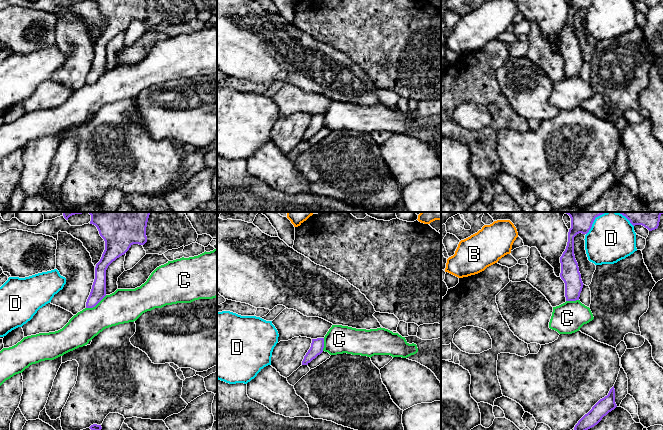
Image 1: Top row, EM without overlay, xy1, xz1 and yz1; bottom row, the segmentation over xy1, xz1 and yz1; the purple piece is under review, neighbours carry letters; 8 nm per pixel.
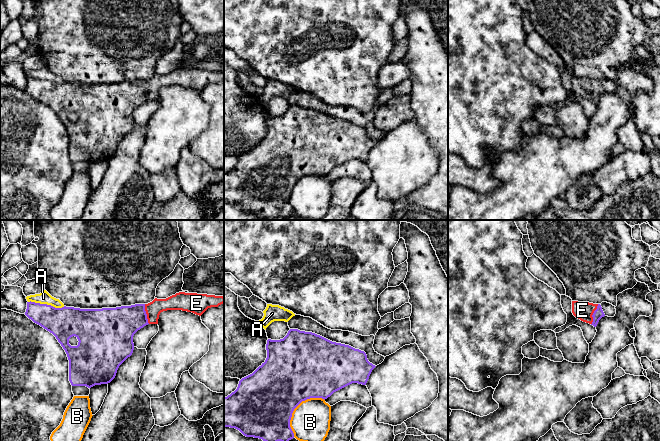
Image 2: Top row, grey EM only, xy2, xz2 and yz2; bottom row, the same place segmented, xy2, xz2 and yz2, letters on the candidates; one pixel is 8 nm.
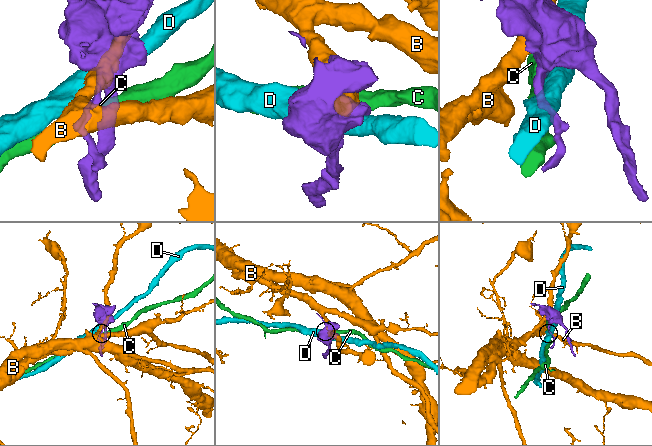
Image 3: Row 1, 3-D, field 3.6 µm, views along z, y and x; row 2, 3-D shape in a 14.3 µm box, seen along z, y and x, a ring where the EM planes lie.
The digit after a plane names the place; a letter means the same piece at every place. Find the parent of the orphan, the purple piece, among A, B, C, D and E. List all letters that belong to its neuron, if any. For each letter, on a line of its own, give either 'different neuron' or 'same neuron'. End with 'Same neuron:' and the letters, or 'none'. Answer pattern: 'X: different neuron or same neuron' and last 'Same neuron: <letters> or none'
A: different neuron
B: different neuron
C: different neuron
D: different neuron
E: same neuron
Same neuron: E

